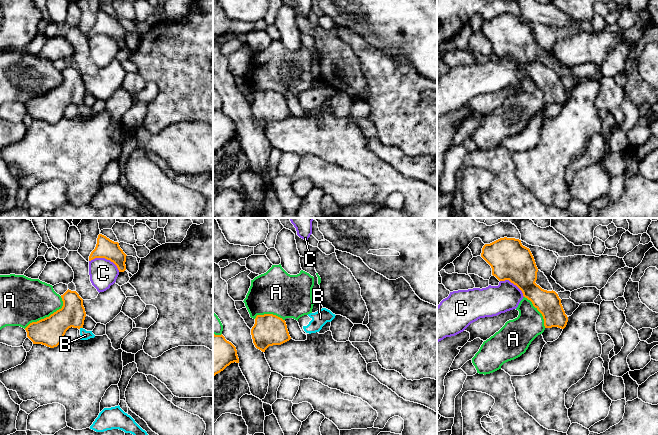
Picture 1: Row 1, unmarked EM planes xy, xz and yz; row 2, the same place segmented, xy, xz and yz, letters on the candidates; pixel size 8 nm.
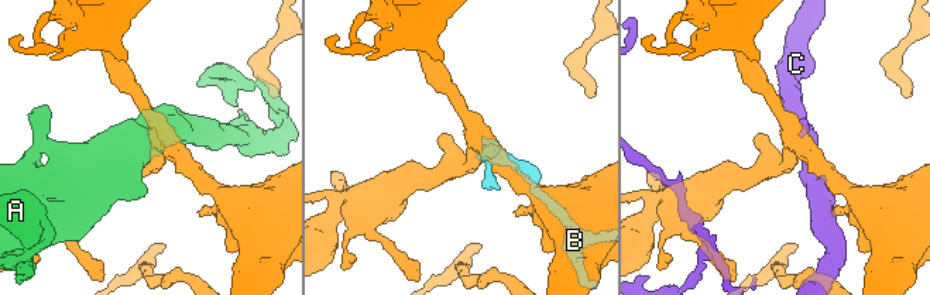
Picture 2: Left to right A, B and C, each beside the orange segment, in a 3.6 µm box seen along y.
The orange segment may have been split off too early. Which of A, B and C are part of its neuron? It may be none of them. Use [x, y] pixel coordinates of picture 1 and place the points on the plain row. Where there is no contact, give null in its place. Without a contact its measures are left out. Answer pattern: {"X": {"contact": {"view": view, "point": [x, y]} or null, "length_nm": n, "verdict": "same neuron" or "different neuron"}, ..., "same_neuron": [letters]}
{"A": {"contact": {"view": "xy", "point": [49, 92]}, "length_nm": 400, "verdict": "different neuron"}, "B": {"contact": {"view": "xy", "point": [80, 103]}, "length_nm": 30, "verdict": "same neuron"}, "C": {"contact": {"view": "xy", "point": [105, 34]}, "length_nm": 260, "verdict": "different neuron"}, "same_neuron": ["B"]}

